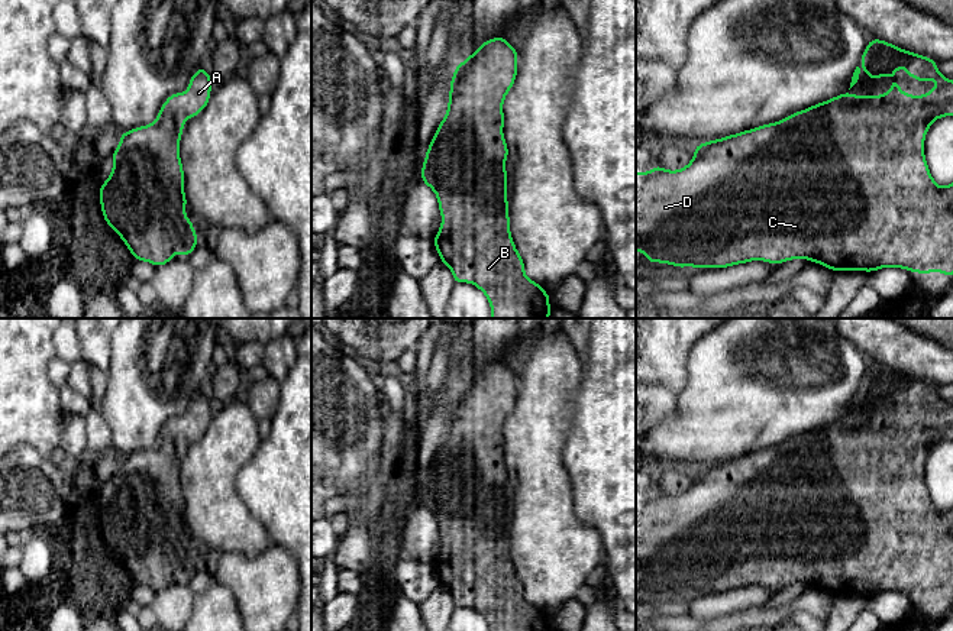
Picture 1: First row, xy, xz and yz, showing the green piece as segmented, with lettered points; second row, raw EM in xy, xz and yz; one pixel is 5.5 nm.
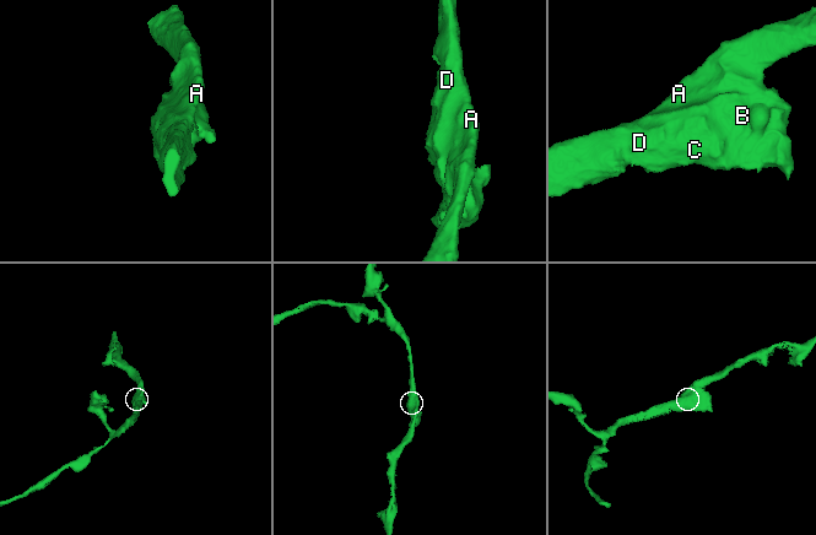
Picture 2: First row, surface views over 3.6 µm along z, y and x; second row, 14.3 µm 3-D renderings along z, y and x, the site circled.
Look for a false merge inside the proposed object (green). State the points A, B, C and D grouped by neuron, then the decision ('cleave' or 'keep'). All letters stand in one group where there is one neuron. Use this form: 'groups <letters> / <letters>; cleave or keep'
groups A B C D; keep

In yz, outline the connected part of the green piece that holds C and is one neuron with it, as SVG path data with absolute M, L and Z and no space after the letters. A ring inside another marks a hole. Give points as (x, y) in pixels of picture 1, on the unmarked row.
M881 363L869 365L859 388L865 389L870 404L889 399L892 402L892 414L882 420L852 420L847 415L828 425L797 436L781 446L695 469L692 485L682 494L668 495L656 489L649 496L636 496L636 575L642 576L649 588L655 585L678 592L727 592L750 585L766 585L768 588L778 589L795 582L804 582L834 596L872 596L886 590L904 592L918 598L943 596L947 602L953 601L953 508L939 511L928 495L924 480L924 462L930 449L943 440L953 440L953 404L947 404L940 398L936 384L908 376ZM901 391L905 392L908 401L920 407L937 404L939 408L924 420L910 420L901 415L899 407L894 404L895 395Z

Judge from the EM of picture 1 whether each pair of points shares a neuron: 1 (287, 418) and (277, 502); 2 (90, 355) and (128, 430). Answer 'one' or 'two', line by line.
1: one
2: two

